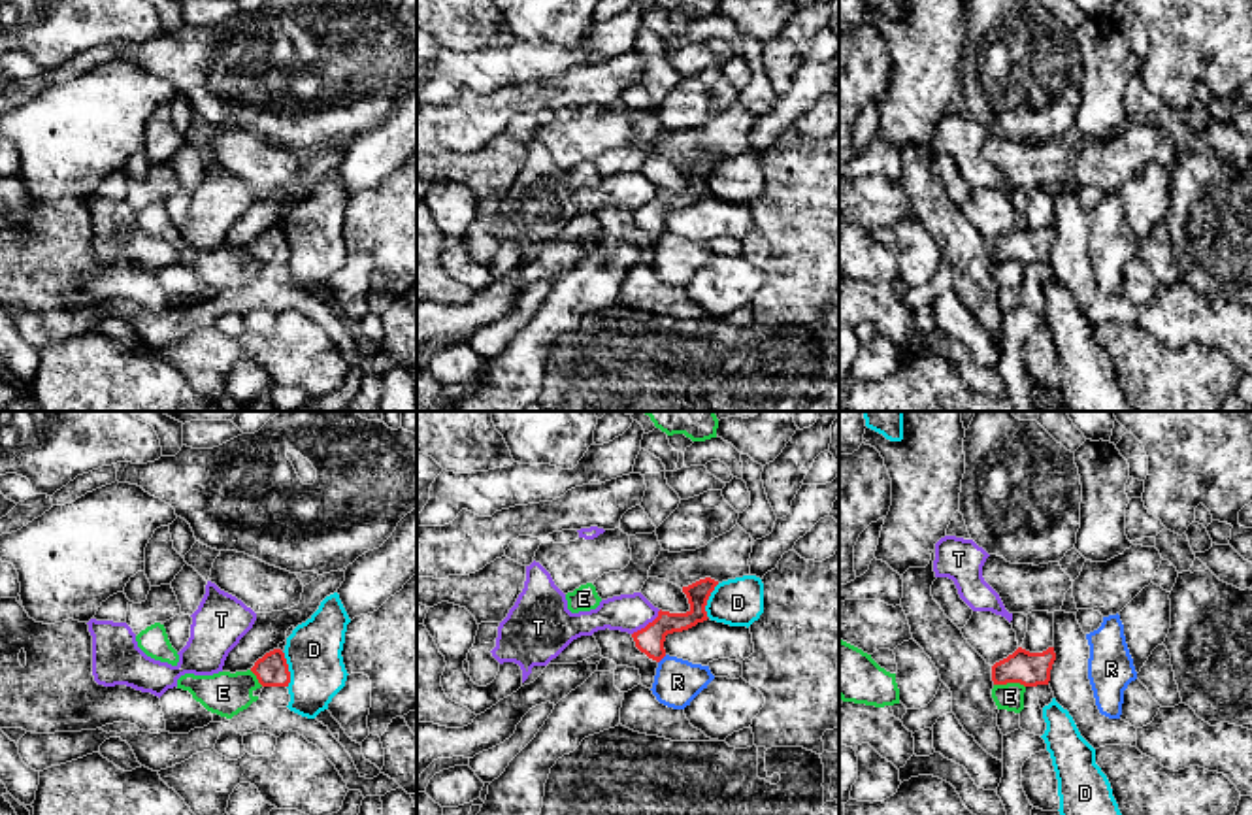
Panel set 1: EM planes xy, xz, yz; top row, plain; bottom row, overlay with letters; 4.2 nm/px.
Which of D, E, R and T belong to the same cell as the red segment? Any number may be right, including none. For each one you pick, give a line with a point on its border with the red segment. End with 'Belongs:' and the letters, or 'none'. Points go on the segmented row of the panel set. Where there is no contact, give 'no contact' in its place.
Belongs: none

